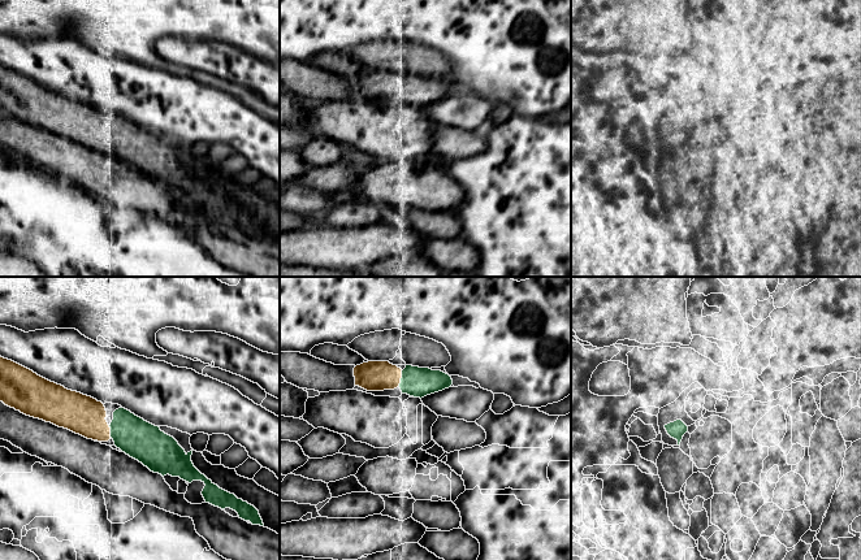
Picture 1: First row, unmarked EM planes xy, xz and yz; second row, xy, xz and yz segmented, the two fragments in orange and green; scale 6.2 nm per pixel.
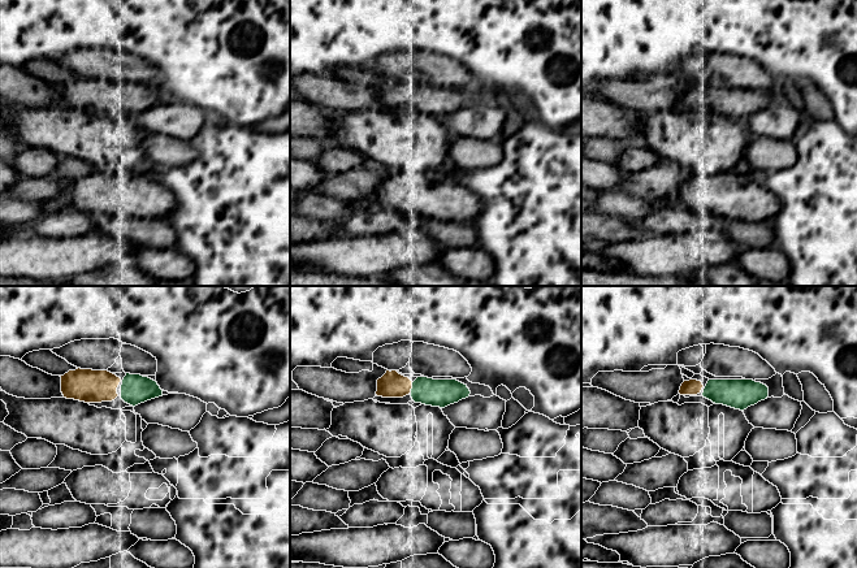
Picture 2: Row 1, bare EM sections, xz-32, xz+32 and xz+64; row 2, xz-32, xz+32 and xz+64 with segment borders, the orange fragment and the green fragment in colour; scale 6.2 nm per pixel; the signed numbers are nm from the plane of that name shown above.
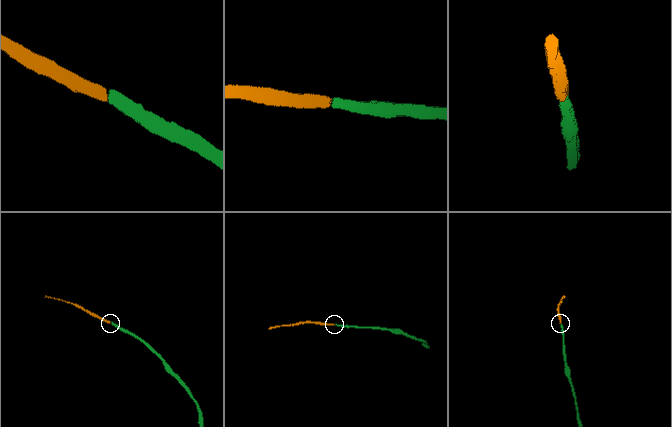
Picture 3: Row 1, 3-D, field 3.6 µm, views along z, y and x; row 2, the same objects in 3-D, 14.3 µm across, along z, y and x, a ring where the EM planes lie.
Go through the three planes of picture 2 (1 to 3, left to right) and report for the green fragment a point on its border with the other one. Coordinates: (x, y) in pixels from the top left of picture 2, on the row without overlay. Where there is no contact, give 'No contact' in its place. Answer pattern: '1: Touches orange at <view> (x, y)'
1: No contact
2: Touches orange at xz+32 (411, 96)
3: No contact

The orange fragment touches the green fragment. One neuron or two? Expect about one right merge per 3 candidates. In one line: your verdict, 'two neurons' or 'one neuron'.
one neuron

